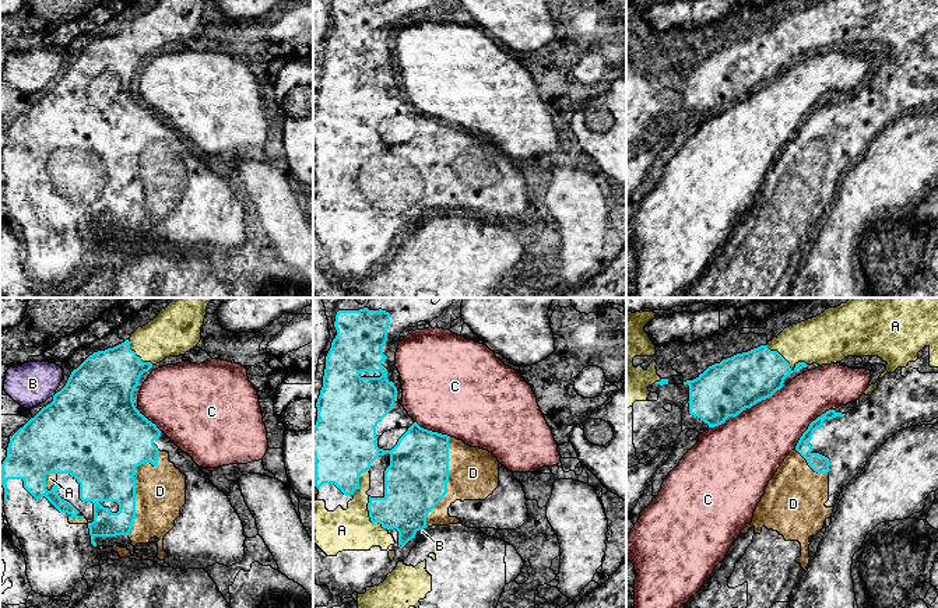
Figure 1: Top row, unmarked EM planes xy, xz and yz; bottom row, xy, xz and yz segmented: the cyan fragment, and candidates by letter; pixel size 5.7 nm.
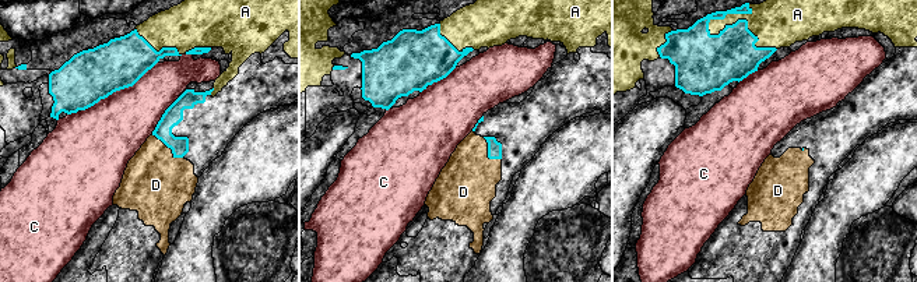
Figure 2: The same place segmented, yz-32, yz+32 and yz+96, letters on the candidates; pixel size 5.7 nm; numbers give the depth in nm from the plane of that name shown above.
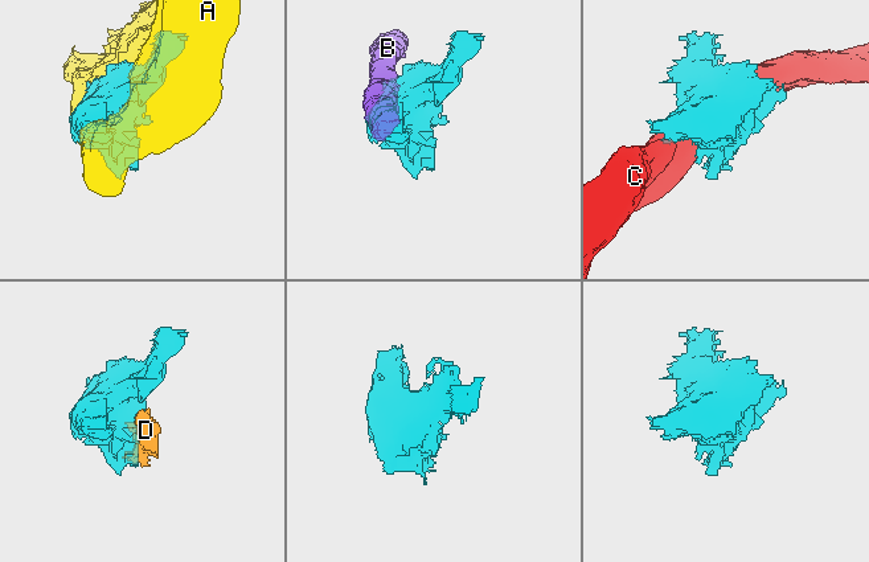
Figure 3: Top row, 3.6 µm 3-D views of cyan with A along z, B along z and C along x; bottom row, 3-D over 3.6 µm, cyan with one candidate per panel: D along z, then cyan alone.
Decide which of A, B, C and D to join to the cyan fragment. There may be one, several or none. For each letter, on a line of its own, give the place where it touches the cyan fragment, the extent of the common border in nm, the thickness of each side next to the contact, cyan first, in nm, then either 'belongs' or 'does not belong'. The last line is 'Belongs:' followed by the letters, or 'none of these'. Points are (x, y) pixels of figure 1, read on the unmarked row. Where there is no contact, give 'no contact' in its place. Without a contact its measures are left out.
A: contact yz (787, 49); length 260 nm; calibres 300 and 280 nm; does not belong
B: contact xy (55, 81); length 40 nm; calibres 480 and 240 nm; belongs
C: contact yz (810, 111); length 320 nm; calibres 100 and 340 nm; does not belong
D: contact xy (134, 172); length 500 nm; calibres 400 and 280 nm; belongs
Belongs: B, D

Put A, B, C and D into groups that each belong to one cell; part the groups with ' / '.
A / B D / C

